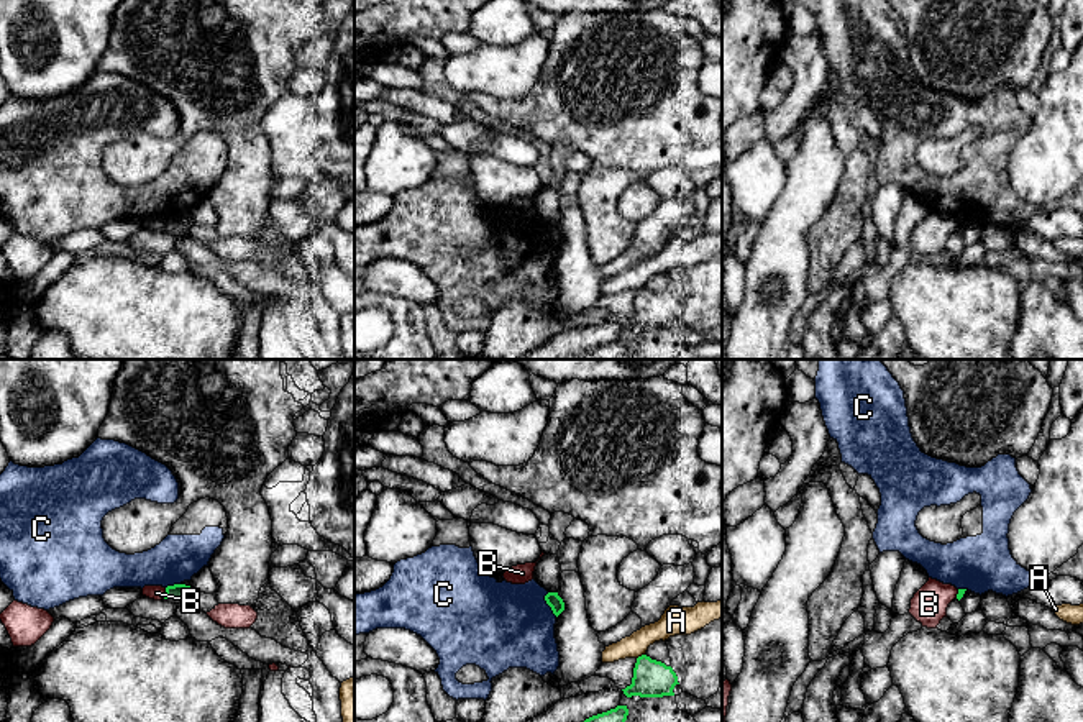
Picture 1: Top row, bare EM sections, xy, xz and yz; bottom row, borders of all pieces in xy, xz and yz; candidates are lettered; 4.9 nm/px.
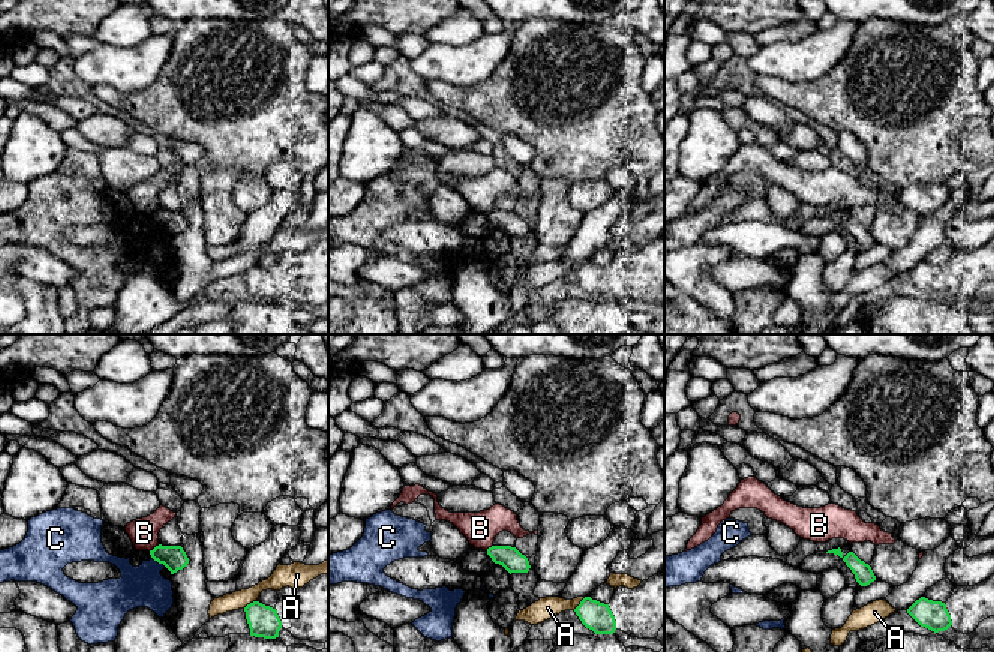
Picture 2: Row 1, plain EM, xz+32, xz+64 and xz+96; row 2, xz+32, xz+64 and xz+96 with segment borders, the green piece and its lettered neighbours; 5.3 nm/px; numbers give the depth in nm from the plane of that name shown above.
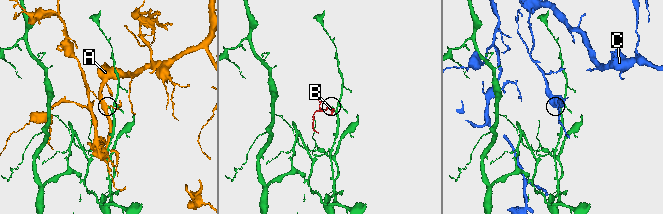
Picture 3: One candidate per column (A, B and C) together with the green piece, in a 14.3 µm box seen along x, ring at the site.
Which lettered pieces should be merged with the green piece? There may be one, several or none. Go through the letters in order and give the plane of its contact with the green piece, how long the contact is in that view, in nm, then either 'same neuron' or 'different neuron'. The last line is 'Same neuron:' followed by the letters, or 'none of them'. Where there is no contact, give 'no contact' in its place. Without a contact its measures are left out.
A: meets green in xz; contact 50 nm long; different neuron
B: meets green in xy; contact 60 nm long; different neuron
C: meets green in xz; contact 130 nm long; different neuron
Same neuron: none of them

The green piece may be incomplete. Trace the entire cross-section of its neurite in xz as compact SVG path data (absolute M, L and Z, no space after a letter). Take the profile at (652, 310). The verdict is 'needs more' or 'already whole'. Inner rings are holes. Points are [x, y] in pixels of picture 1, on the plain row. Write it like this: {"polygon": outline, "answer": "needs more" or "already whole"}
{"polygon": "M642 287L637 290L632 317L622 323L627 330L663 330L674 328L676 317L678 308L671 299Z", "answer": "already whole"}

